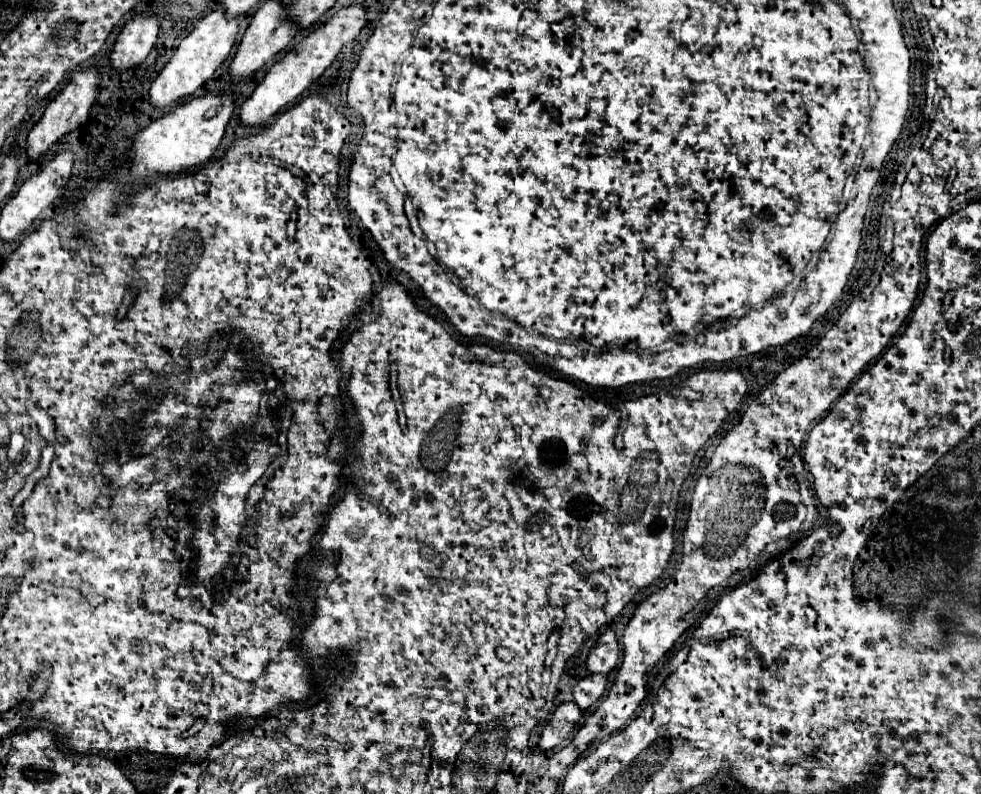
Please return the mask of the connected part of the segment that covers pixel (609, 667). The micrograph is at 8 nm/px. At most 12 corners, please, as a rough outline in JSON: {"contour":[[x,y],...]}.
{"contour":[[609,629],[587,657],[589,673],[607,675],[617,667],[619,643]]}

